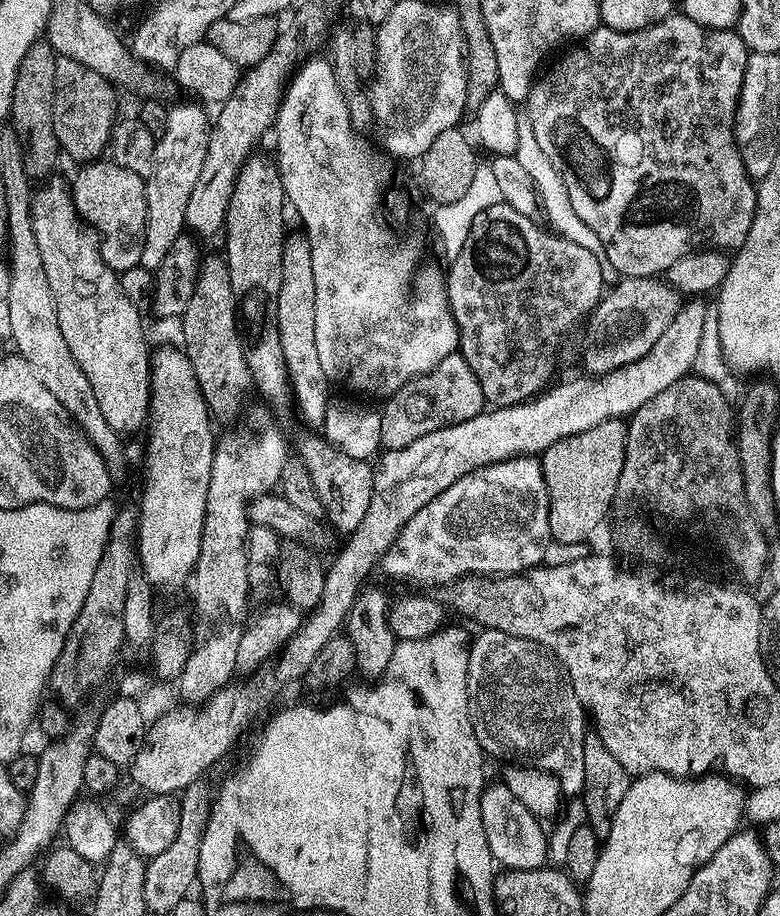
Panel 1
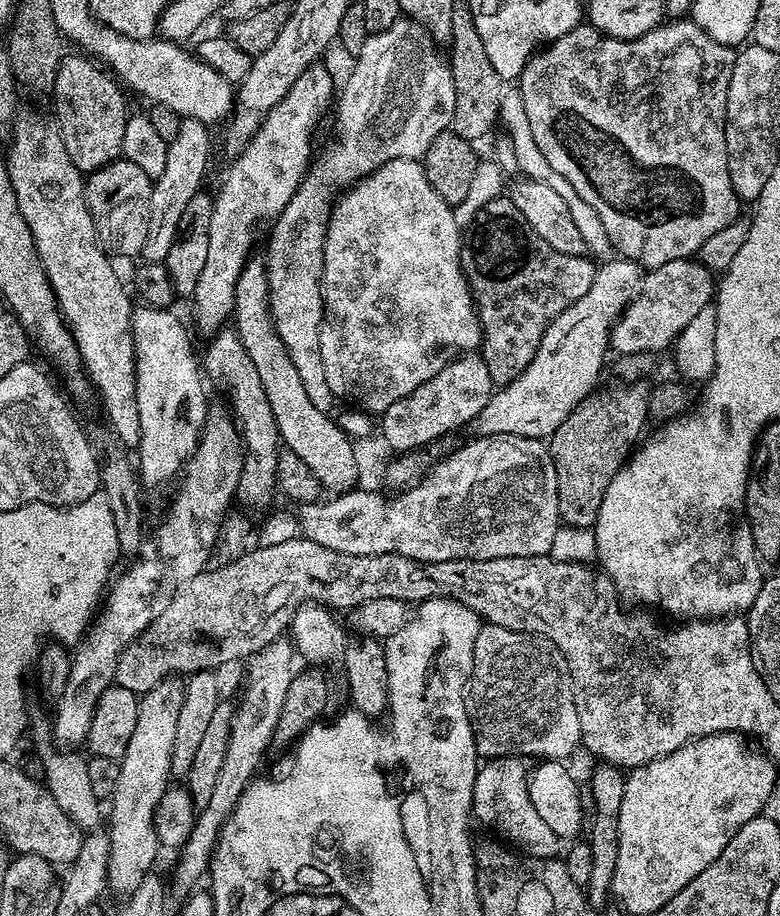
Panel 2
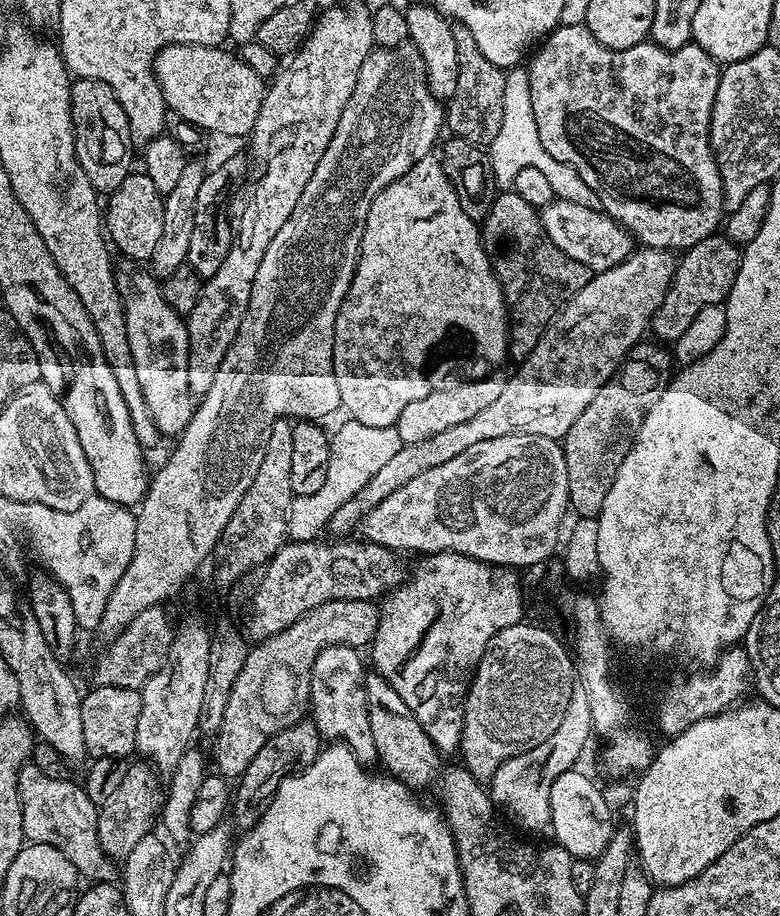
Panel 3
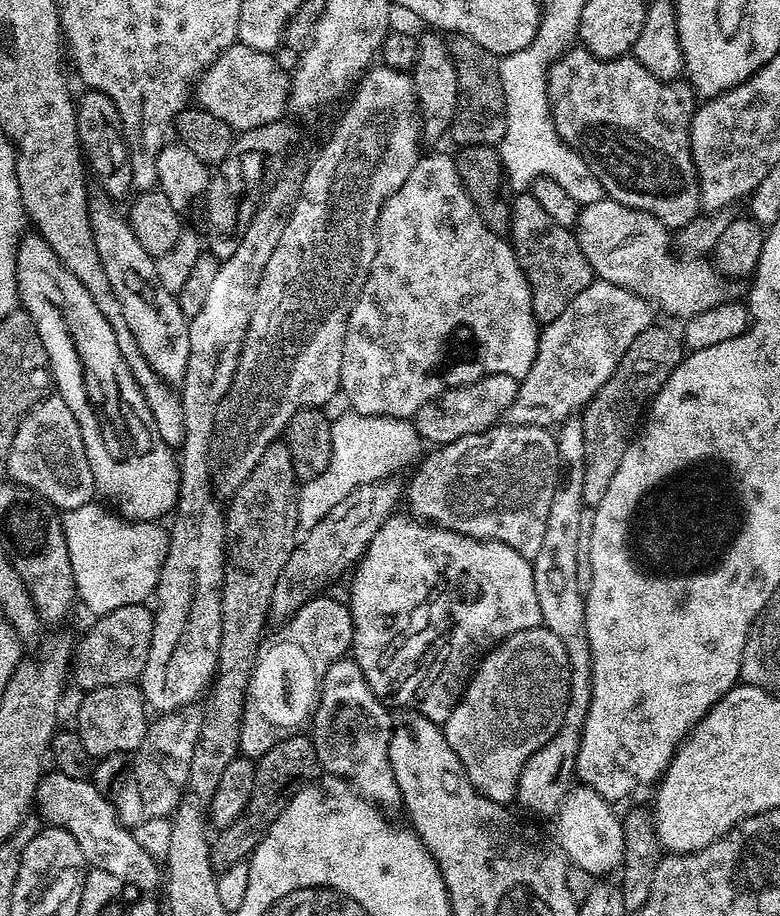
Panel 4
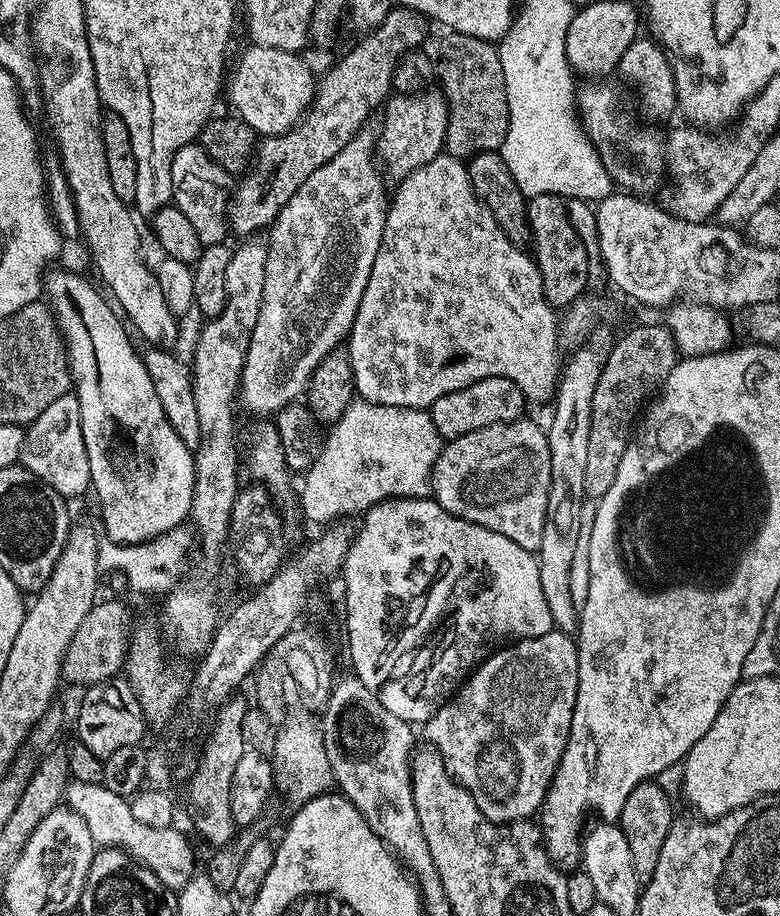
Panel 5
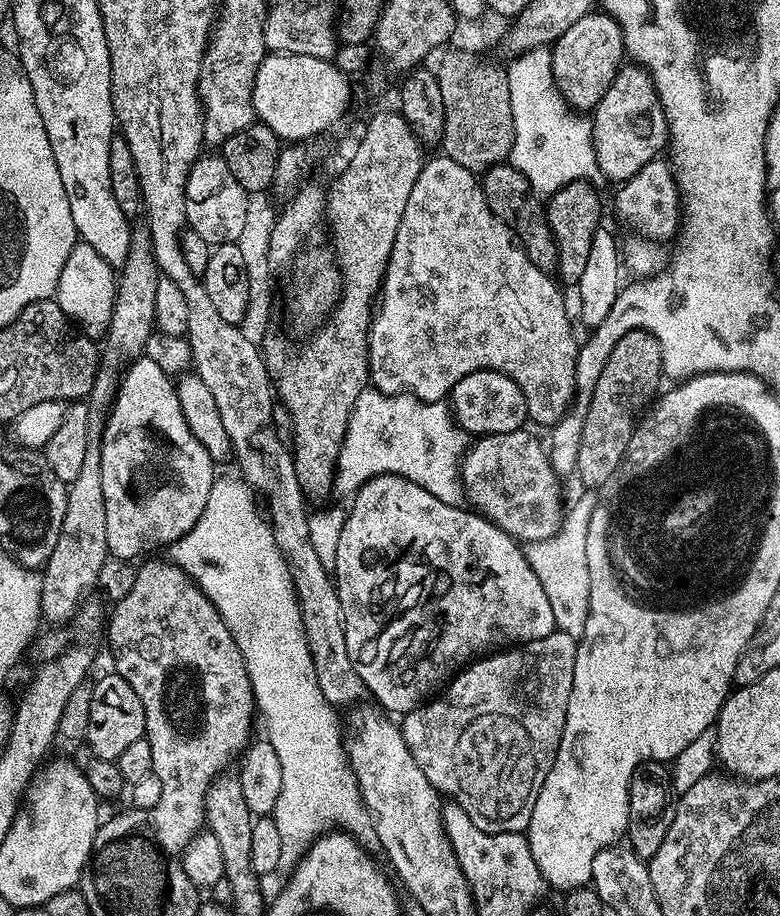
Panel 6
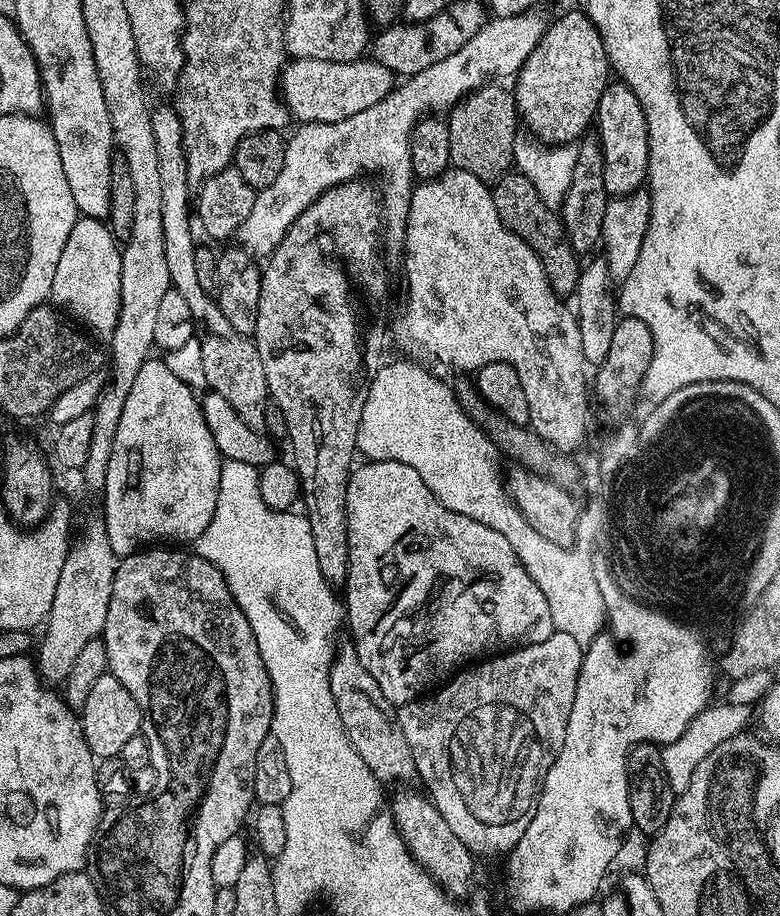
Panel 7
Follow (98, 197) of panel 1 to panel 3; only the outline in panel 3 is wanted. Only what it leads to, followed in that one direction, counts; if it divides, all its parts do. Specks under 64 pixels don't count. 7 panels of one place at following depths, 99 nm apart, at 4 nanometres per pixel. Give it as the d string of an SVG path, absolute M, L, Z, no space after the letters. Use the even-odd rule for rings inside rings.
M136 170L124 179L122 186L118 186L107 197L106 207L102 212L102 220L106 225L106 236L120 252L129 256L129 261L151 261L154 246L158 246L158 238L162 238L162 214L164 213L164 196L150 182L143 171Z

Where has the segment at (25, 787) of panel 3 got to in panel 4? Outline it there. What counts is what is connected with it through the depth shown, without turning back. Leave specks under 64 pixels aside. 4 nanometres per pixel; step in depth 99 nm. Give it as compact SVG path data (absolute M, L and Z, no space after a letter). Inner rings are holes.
M55 770L41 775L36 788L35 807L40 807L39 815L54 828L65 828L75 838L82 850L85 861L92 868L101 868L114 878L122 878L125 884L133 884L141 890L152 890L156 883L161 883L162 868L157 857L150 855L132 837L131 831L117 820L113 801L98 794L91 779L79 780L66 778L66 774Z

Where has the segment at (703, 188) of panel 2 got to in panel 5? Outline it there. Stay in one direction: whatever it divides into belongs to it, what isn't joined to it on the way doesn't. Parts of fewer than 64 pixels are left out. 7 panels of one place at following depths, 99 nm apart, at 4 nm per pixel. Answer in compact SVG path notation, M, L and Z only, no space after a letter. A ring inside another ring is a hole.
M592 78L579 85L576 110L580 126L588 135L588 141L596 147L598 158L602 158L602 166L606 166L606 174L610 174L613 185L633 196L651 197L651 192L658 191L660 183L666 180L665 133L660 133L656 126L643 128L636 121L637 113L632 113L624 101L625 89L619 83L608 83L612 82Z

